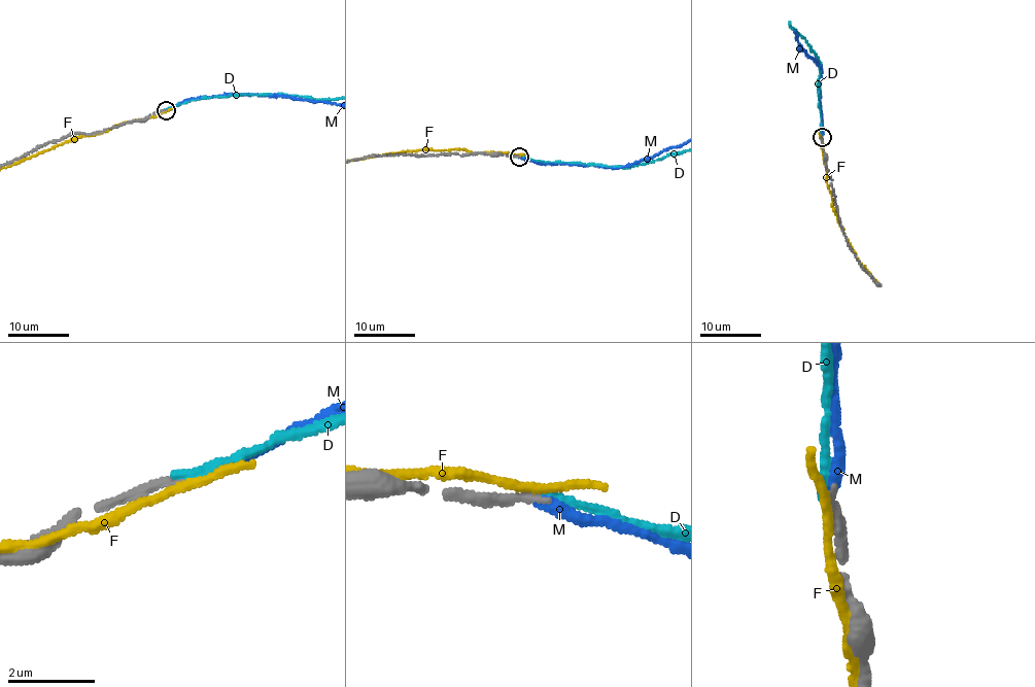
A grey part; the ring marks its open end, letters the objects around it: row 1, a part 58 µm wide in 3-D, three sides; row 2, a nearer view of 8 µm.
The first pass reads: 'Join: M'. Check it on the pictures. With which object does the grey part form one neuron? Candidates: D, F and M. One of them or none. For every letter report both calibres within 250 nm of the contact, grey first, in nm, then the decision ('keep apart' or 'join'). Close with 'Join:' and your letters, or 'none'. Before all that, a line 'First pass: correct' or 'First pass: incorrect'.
First pass: correct
D: calibres 240 and 220 nm; keep apart
F: calibres 220 and 180 nm; keep apart
M: calibres 220 and 240 nm; join
Join: M

